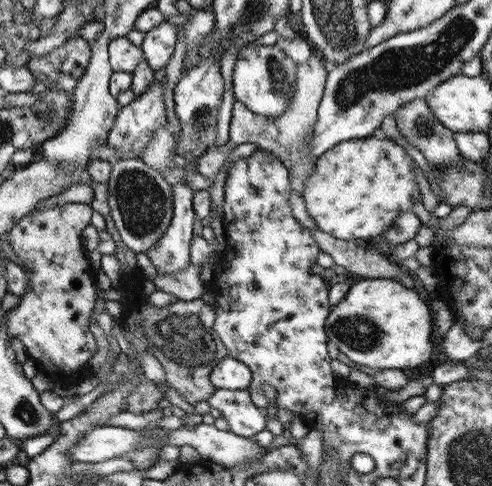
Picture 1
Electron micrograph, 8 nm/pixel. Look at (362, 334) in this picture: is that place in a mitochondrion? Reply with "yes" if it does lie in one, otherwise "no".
yes

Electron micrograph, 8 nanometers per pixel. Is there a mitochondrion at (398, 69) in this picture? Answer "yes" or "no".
yes

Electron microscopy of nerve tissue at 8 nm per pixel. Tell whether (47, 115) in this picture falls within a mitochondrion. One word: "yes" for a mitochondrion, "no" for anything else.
yes

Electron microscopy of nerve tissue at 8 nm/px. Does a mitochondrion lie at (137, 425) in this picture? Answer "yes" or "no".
no

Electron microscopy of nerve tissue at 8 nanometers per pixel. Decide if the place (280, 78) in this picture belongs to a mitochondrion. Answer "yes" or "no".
yes

